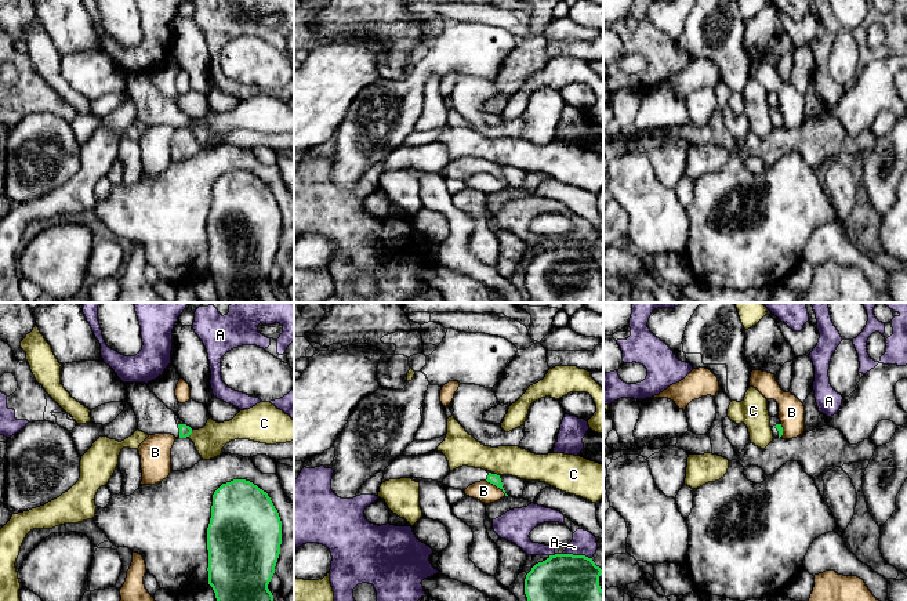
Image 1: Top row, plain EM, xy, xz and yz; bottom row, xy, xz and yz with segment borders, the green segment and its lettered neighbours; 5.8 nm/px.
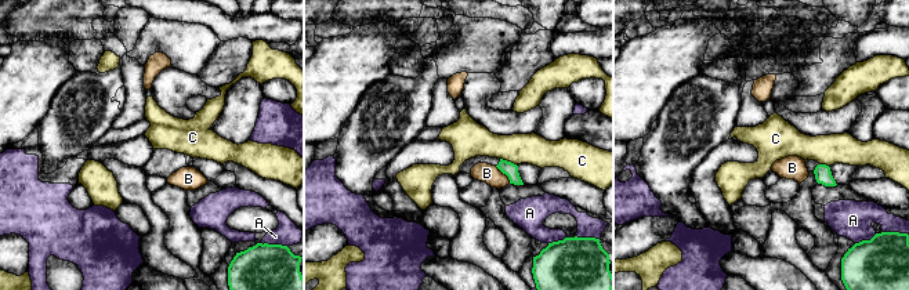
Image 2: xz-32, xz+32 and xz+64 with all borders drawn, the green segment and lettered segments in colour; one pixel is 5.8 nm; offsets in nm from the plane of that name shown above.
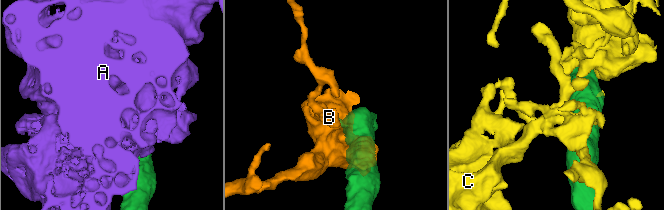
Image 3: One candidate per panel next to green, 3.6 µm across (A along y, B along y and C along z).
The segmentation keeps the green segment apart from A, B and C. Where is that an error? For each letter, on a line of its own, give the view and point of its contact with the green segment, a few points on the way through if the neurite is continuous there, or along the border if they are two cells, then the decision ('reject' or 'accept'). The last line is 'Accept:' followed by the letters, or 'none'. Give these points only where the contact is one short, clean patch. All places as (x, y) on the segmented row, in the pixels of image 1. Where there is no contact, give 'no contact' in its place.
A: meets green in xz at (577, 556); reject
B: meets green in xz at (496, 485); reject
C: meets green in xy at (189, 434); reject
Accept: none

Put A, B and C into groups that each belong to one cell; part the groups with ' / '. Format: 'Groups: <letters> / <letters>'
Groups: A / B / C

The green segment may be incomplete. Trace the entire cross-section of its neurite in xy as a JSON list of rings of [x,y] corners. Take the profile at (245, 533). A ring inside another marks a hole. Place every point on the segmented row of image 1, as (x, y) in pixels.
[[[233,479],[213,495],[208,584],[217,601],[273,601],[268,584],[280,554],[282,521],[266,492]]]

